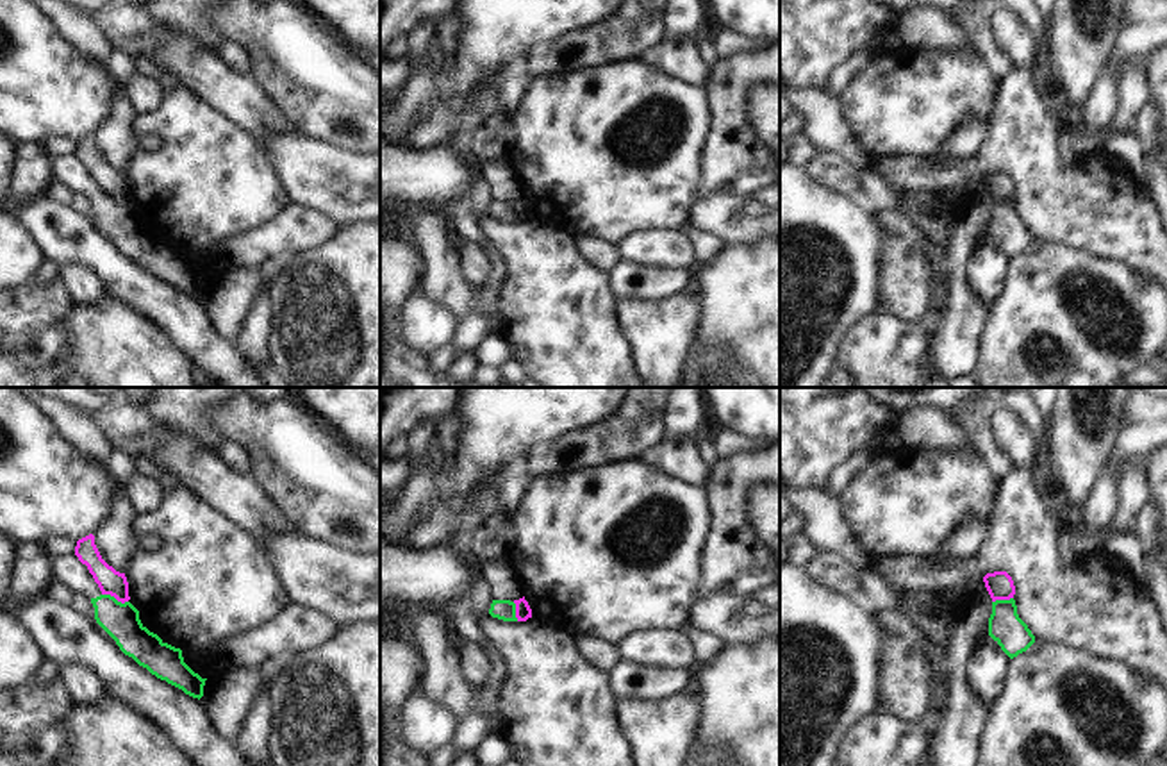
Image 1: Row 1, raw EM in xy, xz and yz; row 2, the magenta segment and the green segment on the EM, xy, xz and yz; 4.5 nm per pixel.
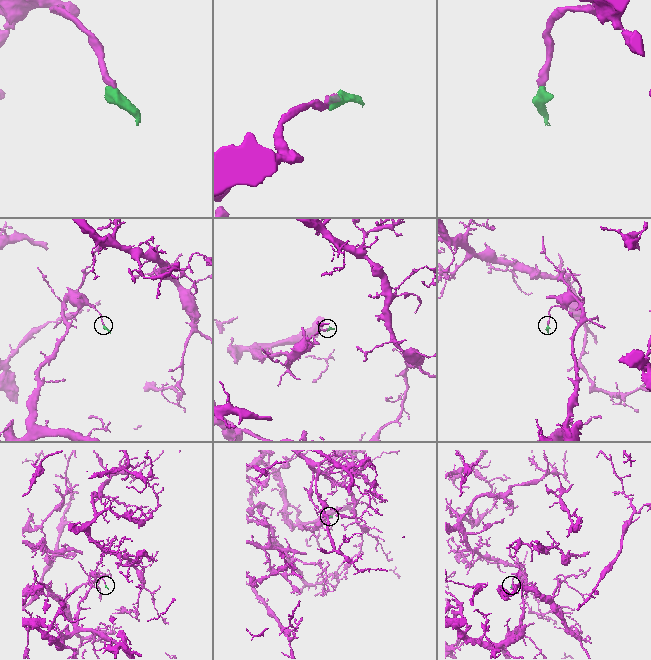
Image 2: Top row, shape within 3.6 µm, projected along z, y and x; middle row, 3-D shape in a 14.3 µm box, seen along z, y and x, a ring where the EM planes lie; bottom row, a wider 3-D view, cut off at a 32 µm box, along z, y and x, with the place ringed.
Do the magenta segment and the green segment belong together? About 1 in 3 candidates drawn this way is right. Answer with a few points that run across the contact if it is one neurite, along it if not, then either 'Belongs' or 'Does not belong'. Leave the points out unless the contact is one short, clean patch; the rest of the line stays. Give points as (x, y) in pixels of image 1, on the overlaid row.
Line: xy (102, 593), (127, 602). Does not belong.

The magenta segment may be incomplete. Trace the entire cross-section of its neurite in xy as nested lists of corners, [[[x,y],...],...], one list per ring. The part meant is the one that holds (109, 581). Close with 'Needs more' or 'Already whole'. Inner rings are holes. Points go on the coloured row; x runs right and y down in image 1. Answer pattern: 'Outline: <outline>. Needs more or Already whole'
Outline: [[[93,534],[77,541],[75,555],[87,566],[102,595],[111,595],[121,604],[130,600],[125,573],[116,571],[102,559]]]. Already whole.

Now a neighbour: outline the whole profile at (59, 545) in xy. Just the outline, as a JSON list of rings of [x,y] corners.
[[[55,534],[46,537],[43,541],[43,546],[54,559],[59,559],[59,557],[73,555],[77,541],[64,534]]]

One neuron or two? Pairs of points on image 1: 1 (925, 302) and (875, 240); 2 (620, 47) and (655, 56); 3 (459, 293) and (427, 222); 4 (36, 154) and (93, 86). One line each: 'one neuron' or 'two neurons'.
1: two neurons
2: two neurons
3: one neuron
4: two neurons

